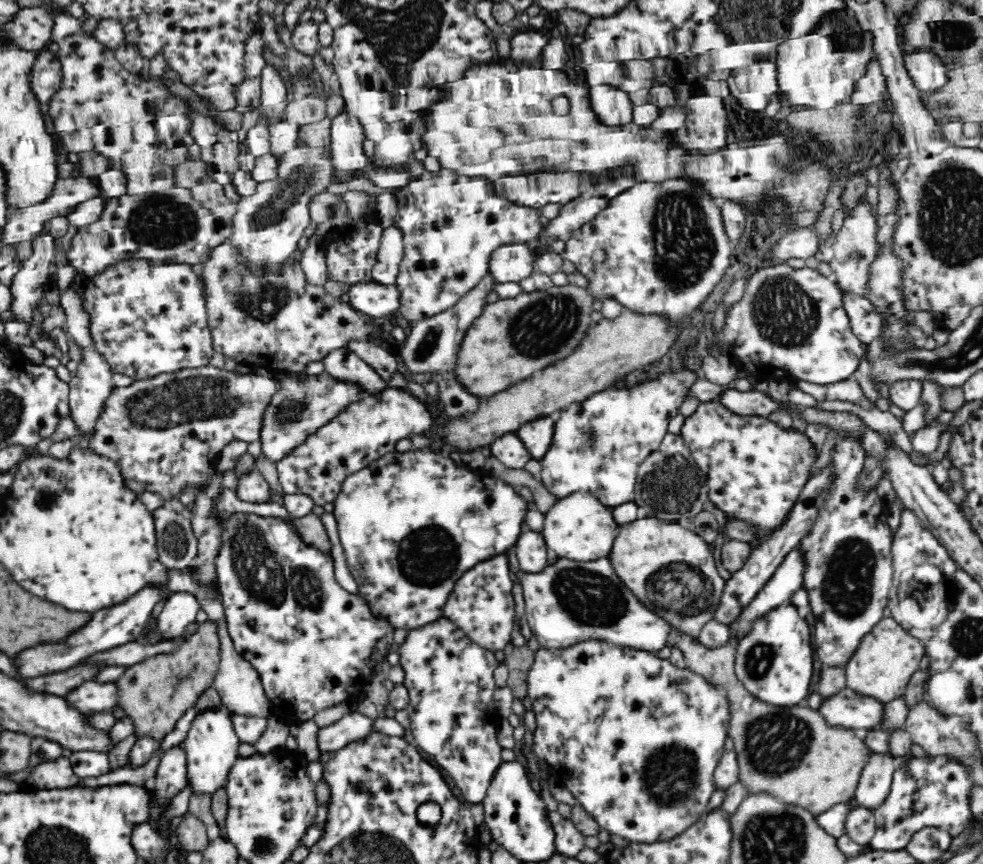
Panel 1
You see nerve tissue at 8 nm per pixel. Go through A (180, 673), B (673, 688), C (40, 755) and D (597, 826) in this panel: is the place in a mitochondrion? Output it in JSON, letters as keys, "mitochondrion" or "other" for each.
{"A":"mitochondrion","B":"other","C":"other","D":"other"}

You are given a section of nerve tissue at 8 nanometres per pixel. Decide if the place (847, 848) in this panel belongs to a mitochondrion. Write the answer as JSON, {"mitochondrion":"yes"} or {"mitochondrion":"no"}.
{"mitochondrion":"no"}

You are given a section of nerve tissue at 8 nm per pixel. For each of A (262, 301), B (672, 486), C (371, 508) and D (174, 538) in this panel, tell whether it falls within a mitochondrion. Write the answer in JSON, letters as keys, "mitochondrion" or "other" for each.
{"A":"mitochondrion","B":"mitochondrion","C":"other","D":"mitochondrion"}

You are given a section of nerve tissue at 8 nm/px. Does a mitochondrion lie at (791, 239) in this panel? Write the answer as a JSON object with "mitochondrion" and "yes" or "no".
{"mitochondrion":"no"}

